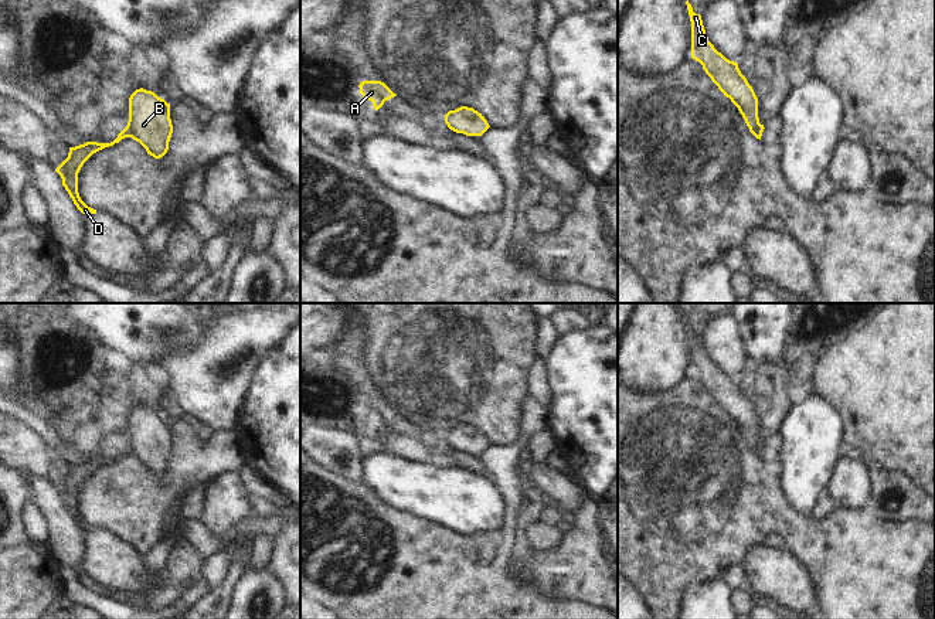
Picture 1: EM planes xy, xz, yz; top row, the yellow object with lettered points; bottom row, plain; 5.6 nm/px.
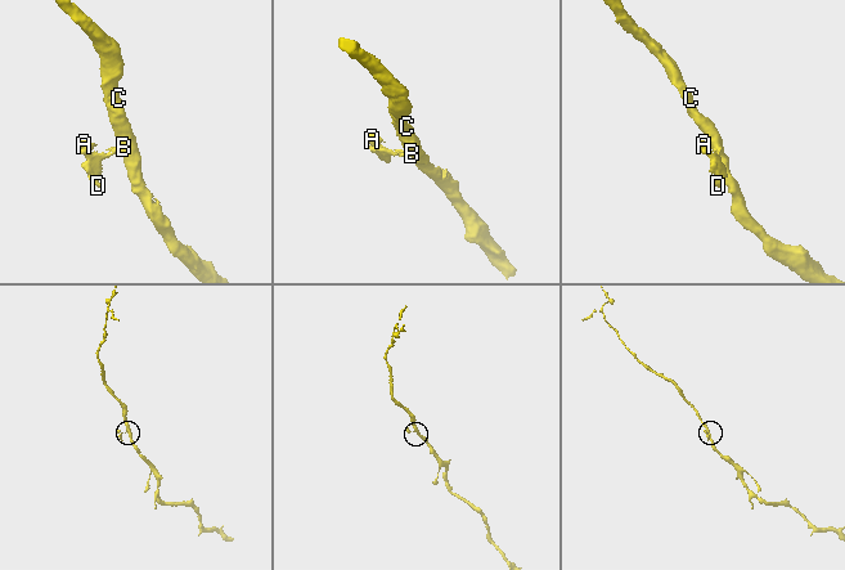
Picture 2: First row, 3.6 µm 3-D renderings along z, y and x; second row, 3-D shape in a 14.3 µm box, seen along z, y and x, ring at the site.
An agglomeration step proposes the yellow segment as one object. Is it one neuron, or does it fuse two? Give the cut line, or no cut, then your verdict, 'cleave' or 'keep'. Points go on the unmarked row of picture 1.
cut in xy along (126, 442), (131, 453); cleave

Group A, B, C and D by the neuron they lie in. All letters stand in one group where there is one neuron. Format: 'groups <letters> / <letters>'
groups A D / B C

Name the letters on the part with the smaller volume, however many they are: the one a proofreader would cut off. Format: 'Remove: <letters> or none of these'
Remove: A, D

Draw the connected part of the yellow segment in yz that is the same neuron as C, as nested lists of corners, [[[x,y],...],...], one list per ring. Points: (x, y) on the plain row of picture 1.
[[[688,317],[686,322],[691,339],[691,375],[703,382],[706,391],[724,414],[730,415],[738,425],[749,449],[761,458],[761,453],[756,452],[756,446],[759,445],[758,415],[752,404],[741,391],[738,381],[727,377],[714,365],[706,353],[701,333],[693,329]]]

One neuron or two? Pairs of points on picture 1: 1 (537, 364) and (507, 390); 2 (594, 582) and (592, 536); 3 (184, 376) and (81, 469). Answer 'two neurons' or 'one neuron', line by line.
1: two neurons
2: one neuron
3: two neurons

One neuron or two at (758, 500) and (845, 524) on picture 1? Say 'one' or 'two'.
one

